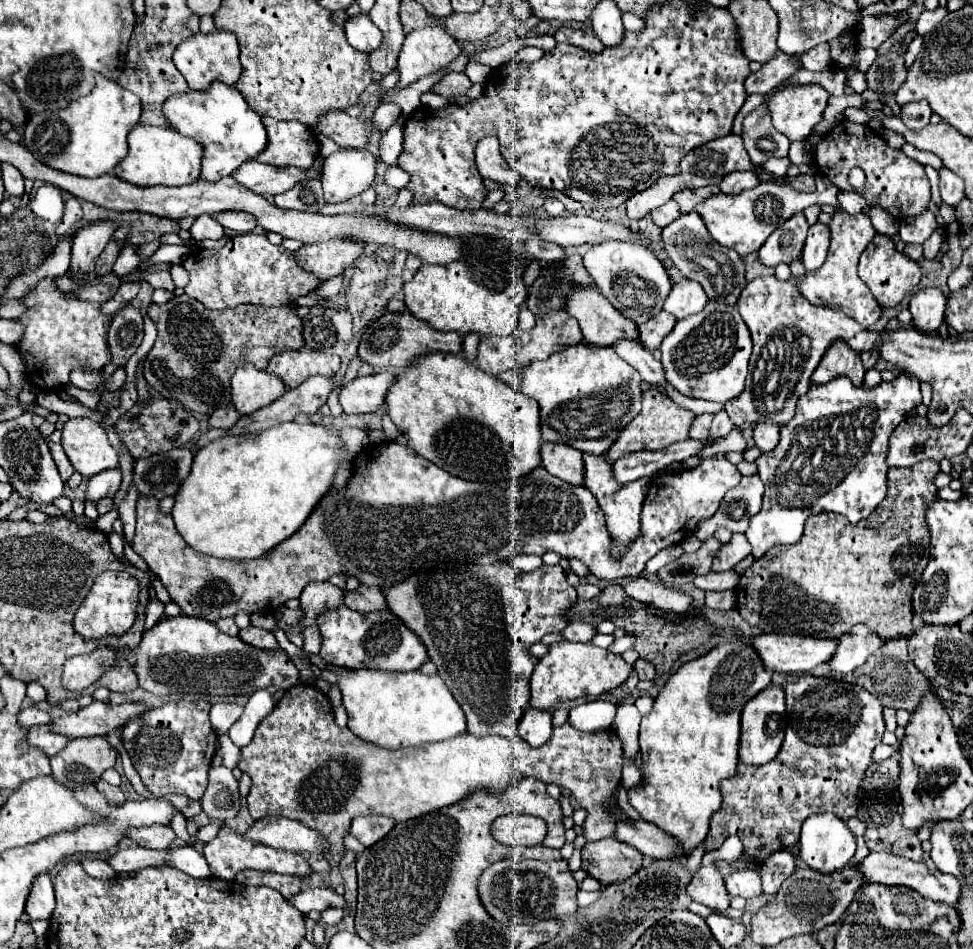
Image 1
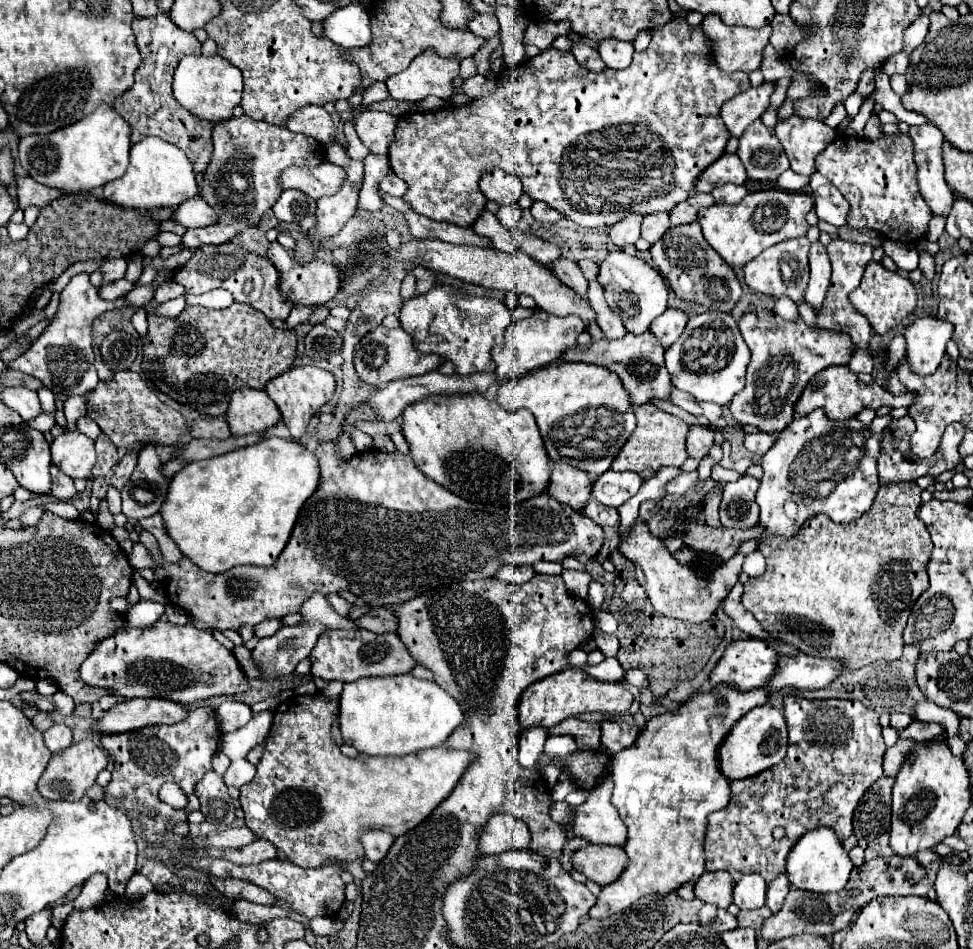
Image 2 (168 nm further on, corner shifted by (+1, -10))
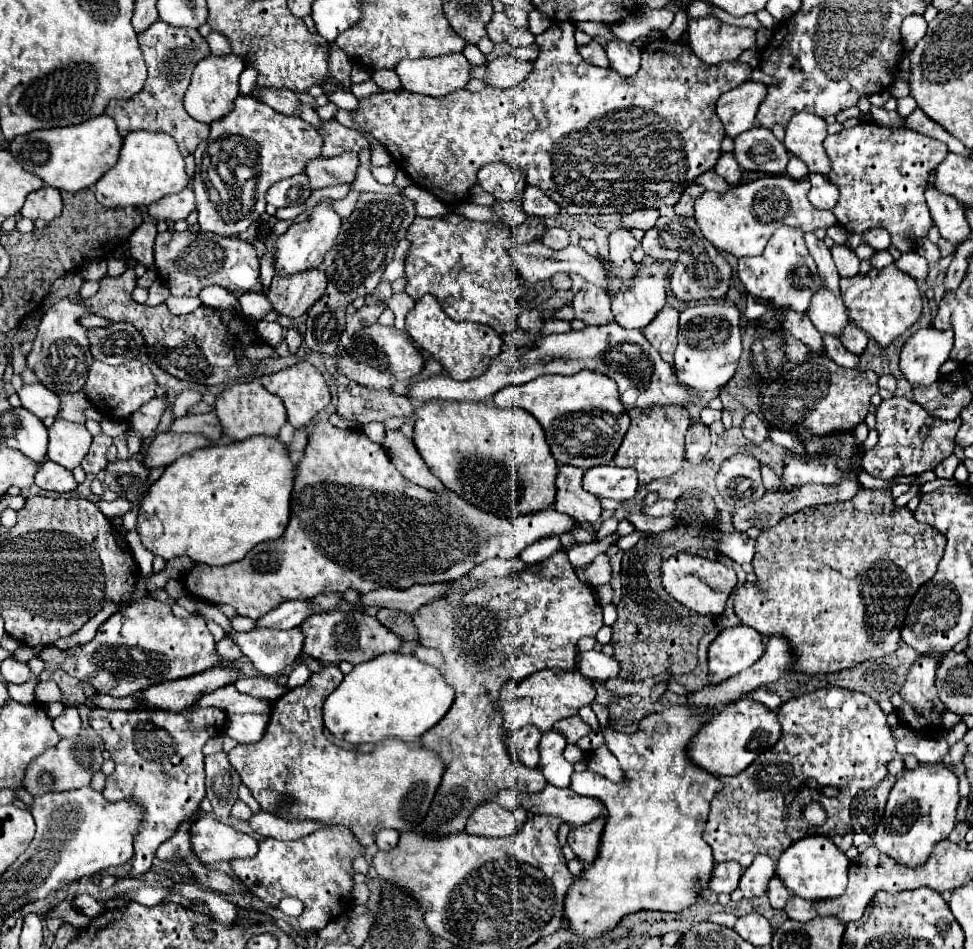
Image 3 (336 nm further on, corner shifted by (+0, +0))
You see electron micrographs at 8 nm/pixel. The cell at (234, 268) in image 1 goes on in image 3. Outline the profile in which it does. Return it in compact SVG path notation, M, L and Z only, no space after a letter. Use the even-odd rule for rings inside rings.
M161 232L155 238L155 266L173 296L199 296L199 290L211 284L233 292L261 292L259 258L255 246L239 240L215 236L211 232Z

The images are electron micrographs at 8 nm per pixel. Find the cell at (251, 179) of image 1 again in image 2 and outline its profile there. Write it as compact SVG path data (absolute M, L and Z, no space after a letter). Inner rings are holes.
M323 162L320 166L314 167L290 167L278 176L283 190L299 189L316 201L338 192L344 180L344 168L332 162Z

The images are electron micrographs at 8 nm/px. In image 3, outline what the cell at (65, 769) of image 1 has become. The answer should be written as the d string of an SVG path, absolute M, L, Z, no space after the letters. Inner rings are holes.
M63 738L59 740L57 746L49 748L41 756L37 756L25 770L23 776L23 788L31 796L47 794L47 792L63 792L63 790L75 790L91 784L91 778L95 772L101 770L103 756L101 756L101 746L91 740L91 738Z

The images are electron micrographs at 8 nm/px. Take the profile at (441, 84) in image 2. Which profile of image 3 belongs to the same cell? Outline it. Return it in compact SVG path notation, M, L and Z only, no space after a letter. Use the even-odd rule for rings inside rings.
M447 54L435 58L401 60L395 68L401 78L401 86L409 92L443 98L459 88L465 88L471 80L471 64L463 54Z

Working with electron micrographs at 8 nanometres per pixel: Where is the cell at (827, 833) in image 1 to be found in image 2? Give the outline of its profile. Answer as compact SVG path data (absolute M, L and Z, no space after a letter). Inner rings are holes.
M814 828L814 832L808 832L794 844L794 848L788 854L788 864L786 864L786 874L792 886L826 894L826 892L840 892L844 890L850 872L852 872L852 862L848 858L848 852L844 850L842 842L838 836L834 836L834 830L830 828Z

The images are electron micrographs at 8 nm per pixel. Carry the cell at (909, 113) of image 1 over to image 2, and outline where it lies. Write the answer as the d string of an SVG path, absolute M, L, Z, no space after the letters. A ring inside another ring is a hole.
M912 126L908 136L914 140L914 162L918 164L918 188L934 214L948 216L954 196L944 180L942 142L936 126Z

